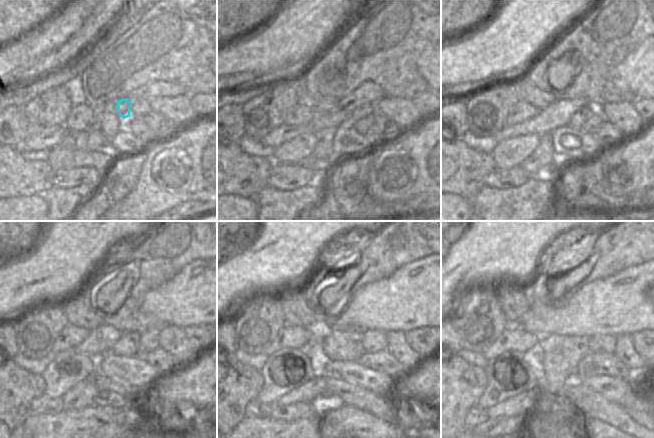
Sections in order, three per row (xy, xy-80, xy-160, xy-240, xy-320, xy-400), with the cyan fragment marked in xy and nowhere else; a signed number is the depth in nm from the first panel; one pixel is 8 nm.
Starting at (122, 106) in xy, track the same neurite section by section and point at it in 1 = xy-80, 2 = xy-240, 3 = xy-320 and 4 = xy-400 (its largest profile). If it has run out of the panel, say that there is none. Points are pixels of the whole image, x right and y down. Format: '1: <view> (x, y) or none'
1: xy-80 (320, 104)
2: xy-240 (77, 314)
3: xy-320 (296, 310)
4: xy-400 (514, 302)

